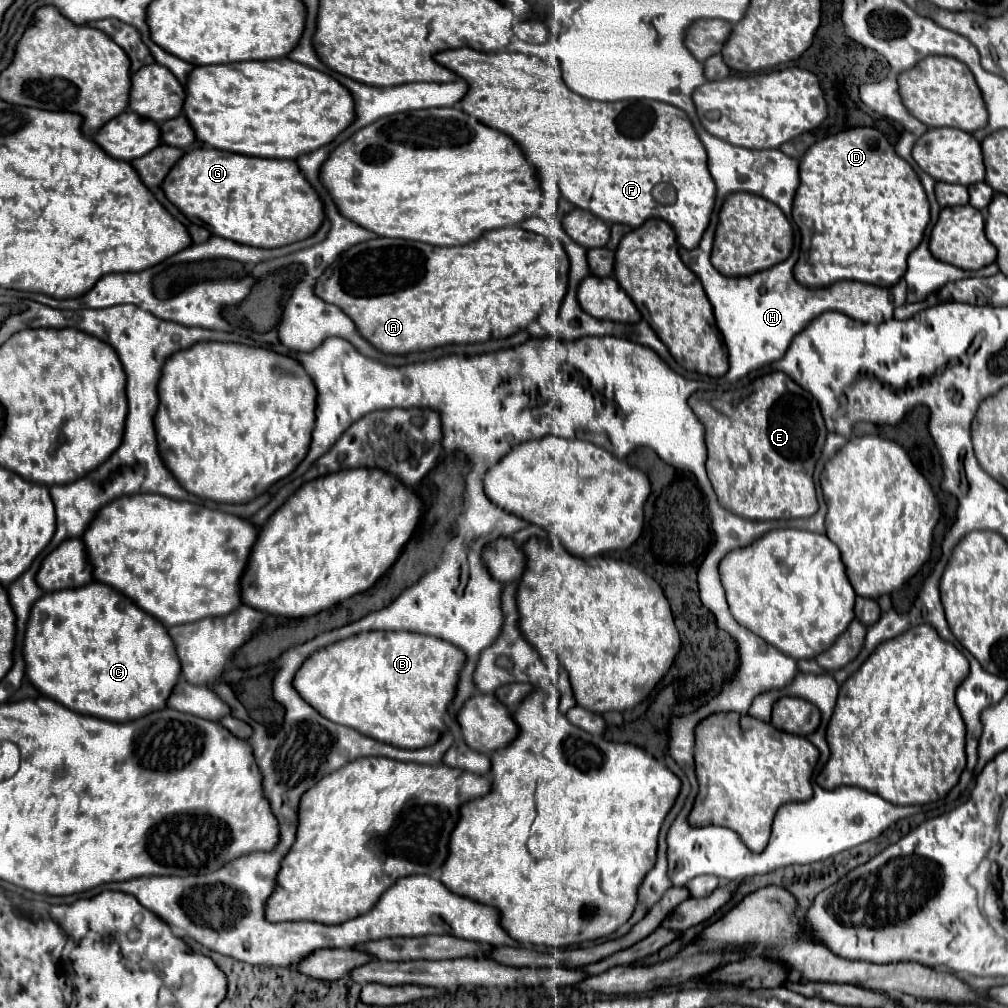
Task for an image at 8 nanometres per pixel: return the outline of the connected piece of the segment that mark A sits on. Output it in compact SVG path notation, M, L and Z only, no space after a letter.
M511 227L511 229L489 231L481 239L477 239L477 241L473 241L469 245L461 245L461 247L435 247L435 245L421 243L421 241L405 241L405 239L389 239L389 237L377 237L377 239L371 239L371 241L359 243L359 245L347 249L333 263L333 267L329 267L323 273L323 277L319 277L315 293L323 301L341 307L353 319L353 323L357 325L359 333L369 343L373 343L379 351L391 353L391 355L405 355L405 353L425 351L425 349L451 345L451 343L477 343L477 341L489 341L489 339L501 339L501 337L515 335L515 333L523 331L531 321L537 319L537 315L543 311L545 303L549 303L557 295L559 295L559 301L563 301L563 297L567 293L567 287L569 287L569 257L567 257L563 245L561 243L551 243L543 235L525 231L521 227Z

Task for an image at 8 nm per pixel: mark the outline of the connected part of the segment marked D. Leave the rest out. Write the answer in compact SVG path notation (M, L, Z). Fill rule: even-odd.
M855 127L829 135L807 149L801 159L801 185L793 203L793 221L801 231L801 257L795 277L807 287L851 279L893 287L907 271L909 253L921 243L931 219L925 189L913 167L895 153L891 141L875 127Z

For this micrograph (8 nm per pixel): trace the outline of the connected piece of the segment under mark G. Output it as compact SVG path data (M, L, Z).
M193 147L171 169L163 189L191 223L205 225L213 235L261 249L303 241L325 221L317 191L297 163L289 159L261 159L211 147Z

